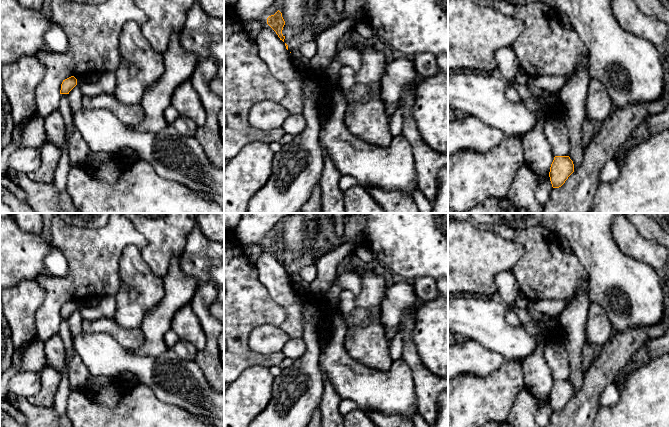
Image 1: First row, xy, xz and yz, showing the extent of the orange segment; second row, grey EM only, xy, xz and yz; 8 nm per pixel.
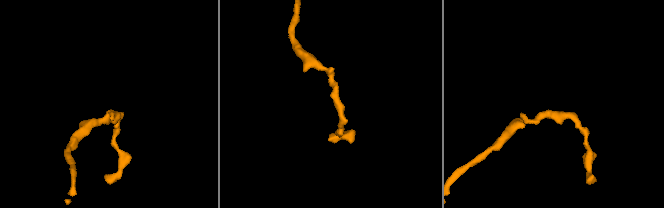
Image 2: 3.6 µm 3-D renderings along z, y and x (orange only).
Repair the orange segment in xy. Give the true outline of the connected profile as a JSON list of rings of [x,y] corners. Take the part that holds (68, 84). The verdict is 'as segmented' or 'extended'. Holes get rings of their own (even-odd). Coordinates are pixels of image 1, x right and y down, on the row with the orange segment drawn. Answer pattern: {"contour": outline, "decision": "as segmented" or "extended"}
{"contour": [[[71,76],[65,80],[63,80],[61,84],[60,94],[69,94],[69,92],[77,85],[88,83],[89,80],[87,76],[82,76],[79,79],[76,79],[74,76]]], "decision": "extended"}

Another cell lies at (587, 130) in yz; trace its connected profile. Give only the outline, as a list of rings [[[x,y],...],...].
[[[586,116],[582,127],[582,145],[586,148],[594,137],[592,121]]]

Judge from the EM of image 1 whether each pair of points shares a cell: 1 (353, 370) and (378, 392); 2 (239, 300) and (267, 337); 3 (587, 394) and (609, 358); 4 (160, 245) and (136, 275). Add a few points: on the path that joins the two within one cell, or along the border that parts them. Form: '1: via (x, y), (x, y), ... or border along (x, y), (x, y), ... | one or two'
1: via (359, 376), (372, 389) | one
2: border along (279, 326), (256, 326), (249, 335), (248, 347) | two
3: via (593, 385), (596, 378), (606, 367) | one
4: border along (140, 250), (141, 257), (150, 269), (162, 278) | two

